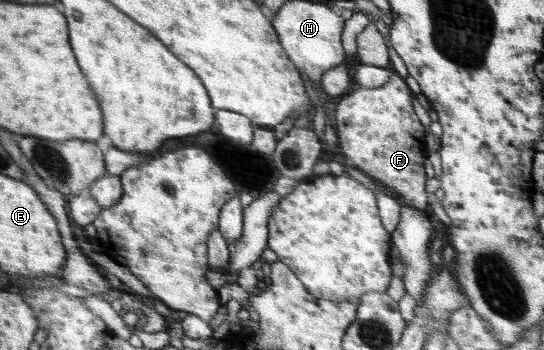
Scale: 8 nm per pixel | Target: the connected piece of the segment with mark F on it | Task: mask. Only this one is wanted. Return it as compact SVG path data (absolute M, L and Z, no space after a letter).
M393 72L382 87L349 90L338 103L334 119L337 150L364 174L396 191L403 204L424 212L428 199L424 162L428 151L424 145L424 127L412 109L412 93L404 78Z

